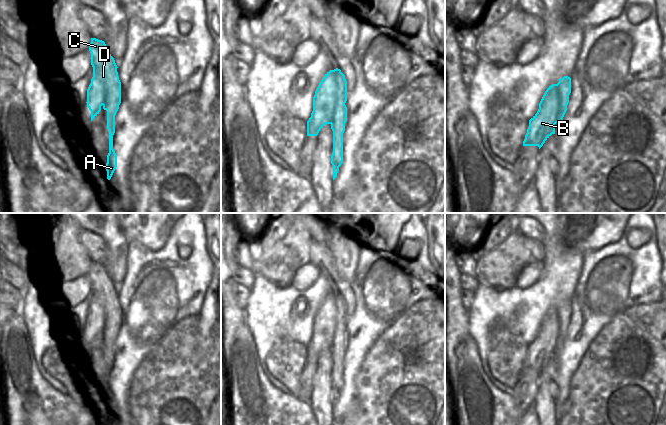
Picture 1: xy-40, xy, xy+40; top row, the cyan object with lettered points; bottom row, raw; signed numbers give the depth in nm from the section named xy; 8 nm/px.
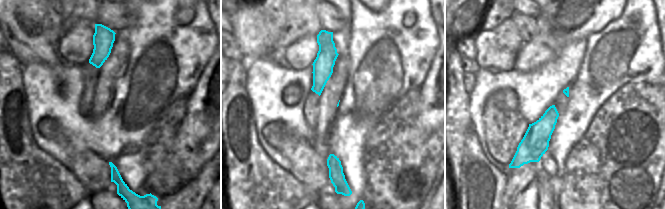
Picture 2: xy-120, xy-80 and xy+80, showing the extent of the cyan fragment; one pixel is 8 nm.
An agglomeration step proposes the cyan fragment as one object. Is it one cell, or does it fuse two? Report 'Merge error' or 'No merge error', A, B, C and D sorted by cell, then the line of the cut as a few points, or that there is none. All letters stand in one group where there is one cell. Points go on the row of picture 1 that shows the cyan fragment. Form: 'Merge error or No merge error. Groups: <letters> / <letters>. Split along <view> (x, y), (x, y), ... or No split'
Merge error. Groups: A / B C D. Split along xy (341, 72), (341, 78), (337, 83), (335, 114), (331, 124).

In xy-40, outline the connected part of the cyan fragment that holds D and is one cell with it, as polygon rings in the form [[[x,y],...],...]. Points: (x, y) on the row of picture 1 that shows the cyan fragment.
[[[91,38],[89,51],[91,53],[93,77],[87,89],[86,103],[91,111],[92,121],[99,114],[101,106],[105,103],[109,87],[112,84],[118,84],[120,80],[117,72],[118,67],[104,41]]]

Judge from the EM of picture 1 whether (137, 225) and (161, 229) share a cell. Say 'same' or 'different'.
same

